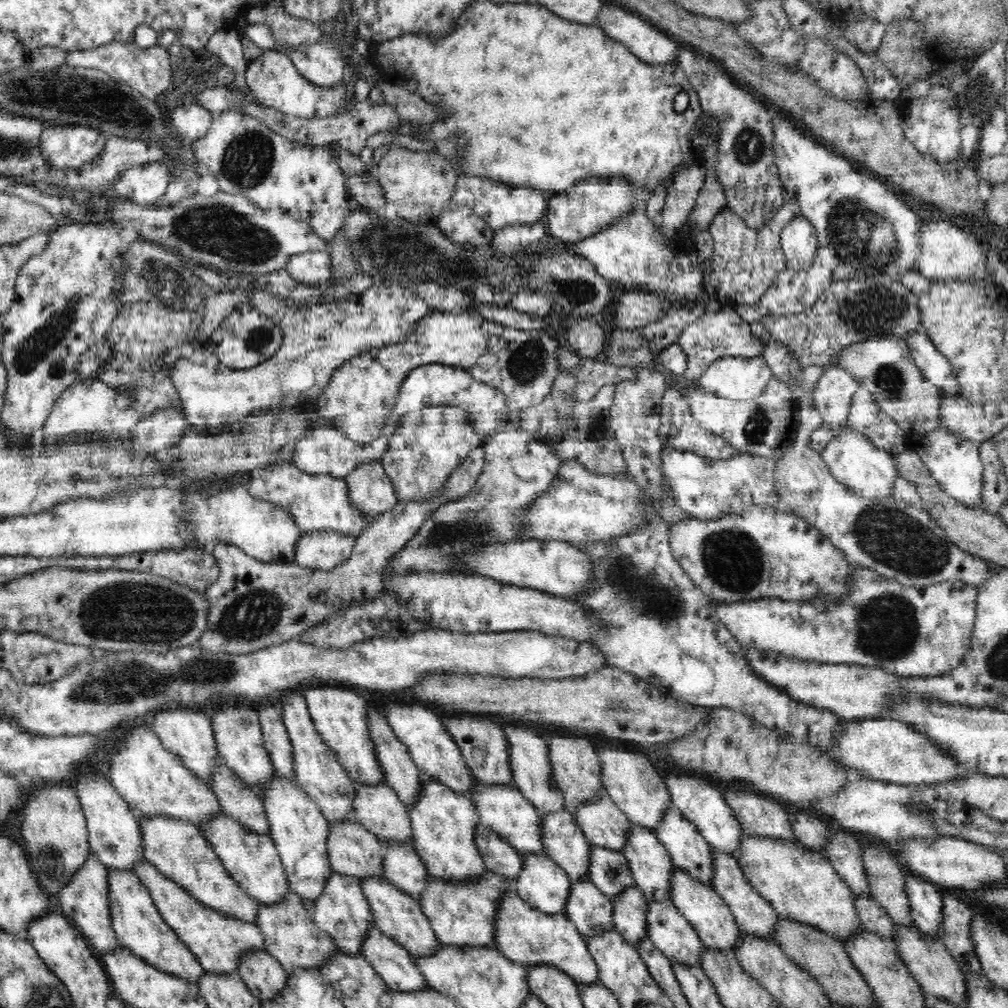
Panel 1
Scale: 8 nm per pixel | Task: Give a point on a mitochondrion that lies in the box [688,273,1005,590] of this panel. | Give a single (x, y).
(890, 535)

